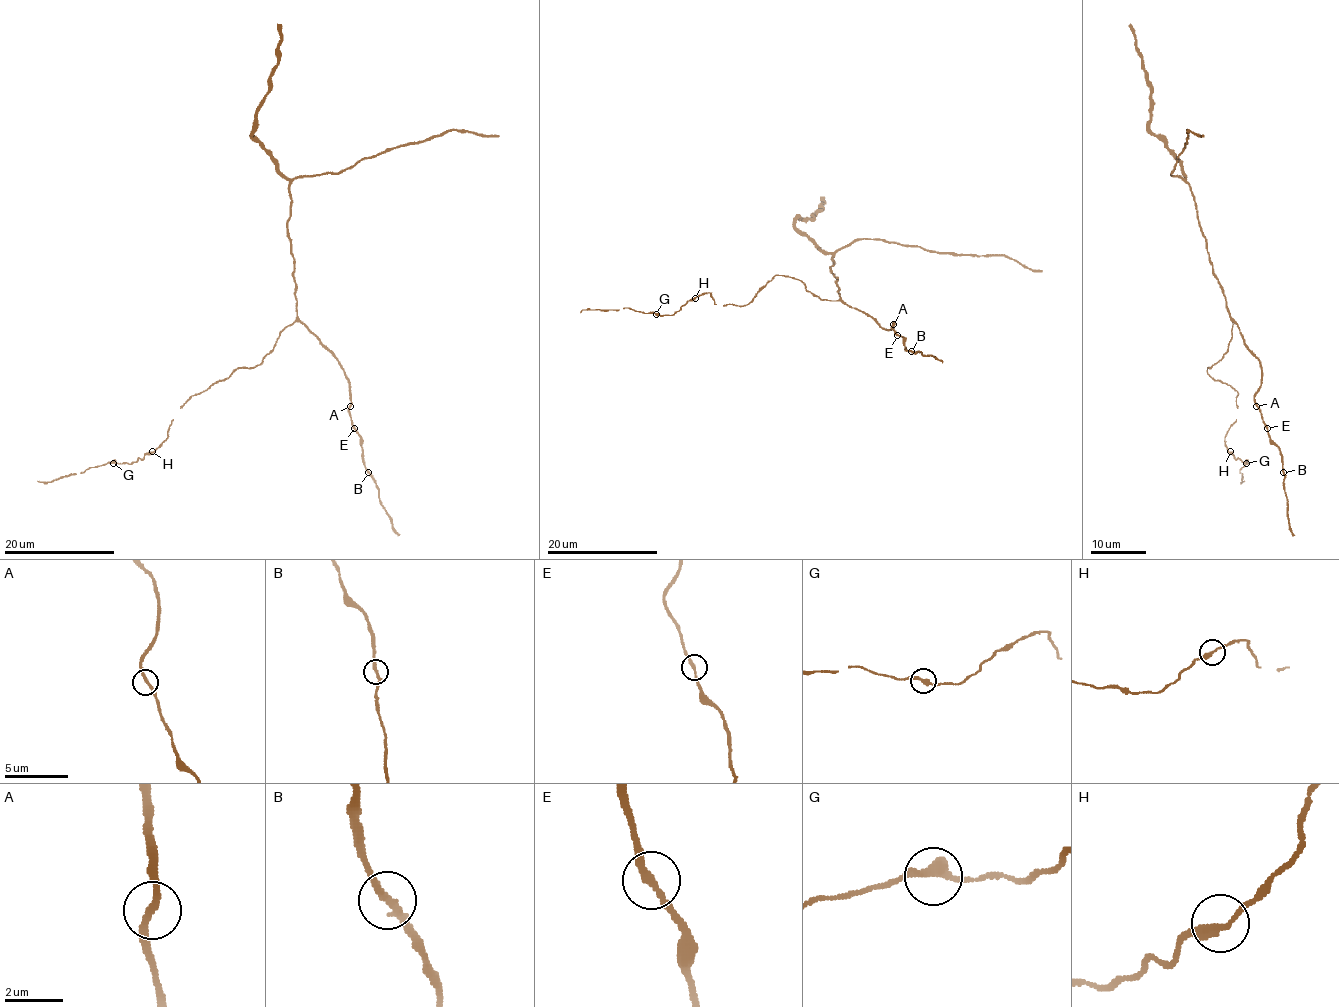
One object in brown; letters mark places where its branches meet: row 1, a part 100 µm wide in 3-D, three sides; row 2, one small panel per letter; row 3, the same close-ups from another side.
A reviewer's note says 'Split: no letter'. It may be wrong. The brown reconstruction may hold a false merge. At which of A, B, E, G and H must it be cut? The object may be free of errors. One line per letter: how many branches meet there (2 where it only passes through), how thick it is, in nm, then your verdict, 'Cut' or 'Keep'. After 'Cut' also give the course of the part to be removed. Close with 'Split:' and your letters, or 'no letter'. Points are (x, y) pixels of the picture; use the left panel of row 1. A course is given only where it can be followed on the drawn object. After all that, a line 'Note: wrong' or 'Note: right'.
A: Branches: 2. Thickness 240 nm. Keep
B: Branches: 2. Thickness 240 nm. Keep
E: Branches: 2. Thickness 240 nm. Keep
G: Branches: 2. Thickness 320 nm. Keep
H: Branches: 2. Thickness 260 nm. Keep
Split: no letter
Note: right

